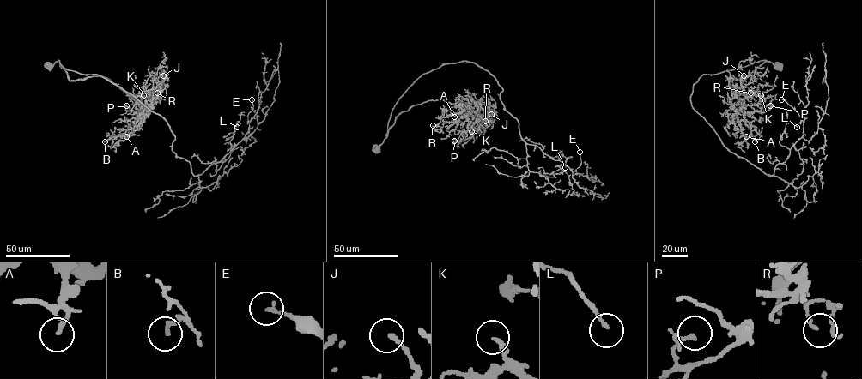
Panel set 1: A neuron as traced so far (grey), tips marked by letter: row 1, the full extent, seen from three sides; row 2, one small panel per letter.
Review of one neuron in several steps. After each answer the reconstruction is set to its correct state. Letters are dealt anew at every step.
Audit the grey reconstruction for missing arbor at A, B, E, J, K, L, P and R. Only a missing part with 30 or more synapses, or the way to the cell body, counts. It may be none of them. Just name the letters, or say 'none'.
none

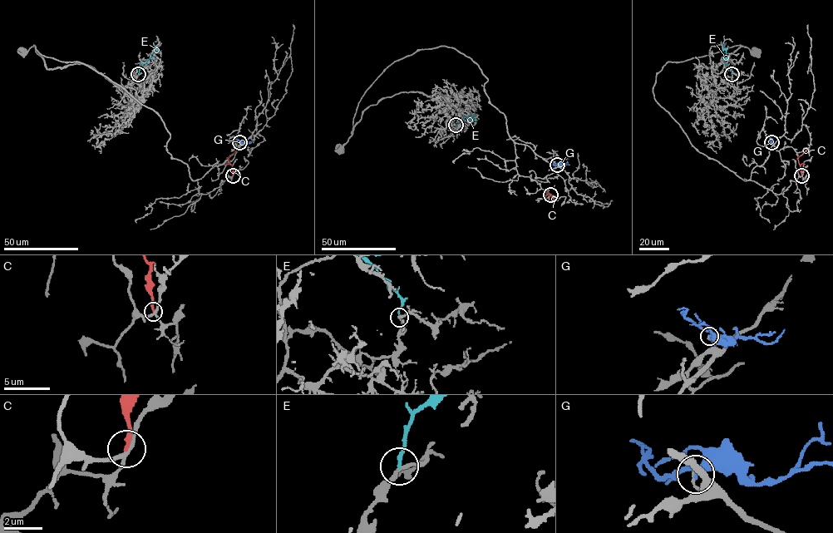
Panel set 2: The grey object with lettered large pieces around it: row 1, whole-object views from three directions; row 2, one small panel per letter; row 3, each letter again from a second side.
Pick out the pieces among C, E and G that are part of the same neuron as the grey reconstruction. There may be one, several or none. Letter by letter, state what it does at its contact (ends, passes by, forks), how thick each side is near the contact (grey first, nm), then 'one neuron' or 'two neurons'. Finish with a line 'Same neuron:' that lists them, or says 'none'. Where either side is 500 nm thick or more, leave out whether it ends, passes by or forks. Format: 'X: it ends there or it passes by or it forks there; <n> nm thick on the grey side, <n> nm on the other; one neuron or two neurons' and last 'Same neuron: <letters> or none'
C: it ends there; 180 nm thick on the grey side, 200 nm on the other; two neurons
E: it ends there; 170 nm thick on the grey side, 160 nm on the other; two neurons
G: it passes by; 150 nm thick on the grey side, 320 nm on the other; two neurons
Same neuron: none

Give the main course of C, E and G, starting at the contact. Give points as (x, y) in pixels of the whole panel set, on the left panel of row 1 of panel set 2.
C: (233, 175), (229, 157), (241, 148)
E: (138, 74), (141, 65), (151, 56), (154, 50), (160, 52)
G: (239, 142), (252, 140)

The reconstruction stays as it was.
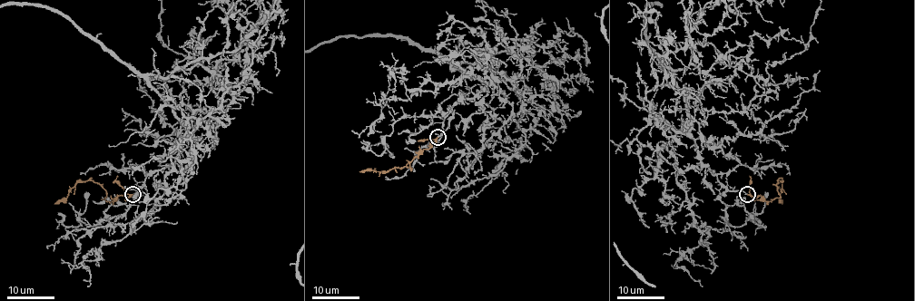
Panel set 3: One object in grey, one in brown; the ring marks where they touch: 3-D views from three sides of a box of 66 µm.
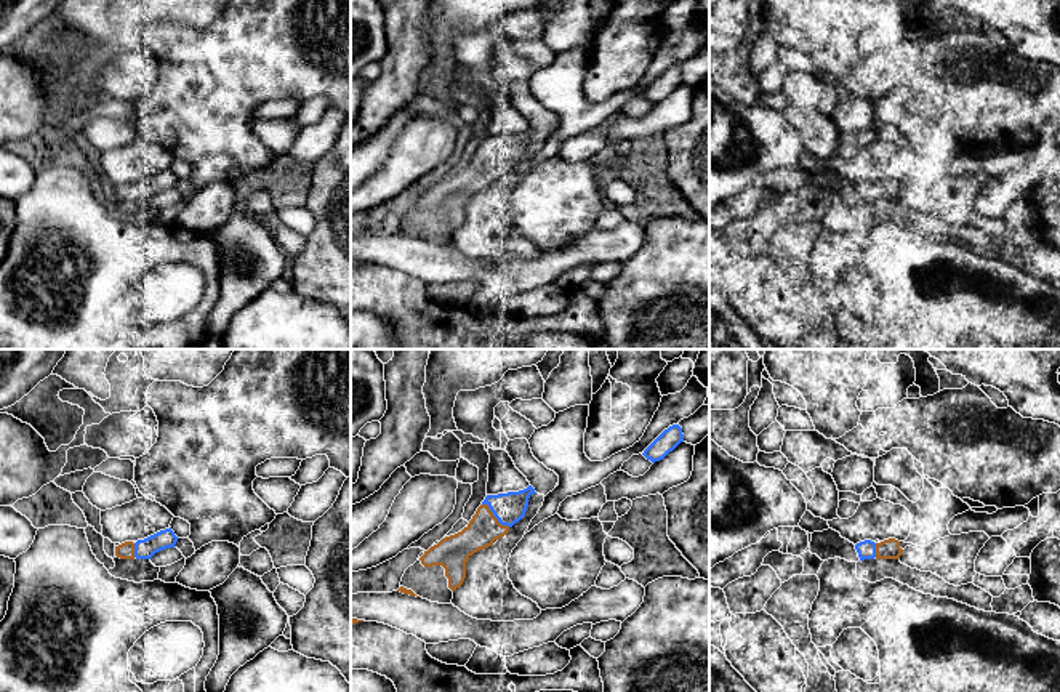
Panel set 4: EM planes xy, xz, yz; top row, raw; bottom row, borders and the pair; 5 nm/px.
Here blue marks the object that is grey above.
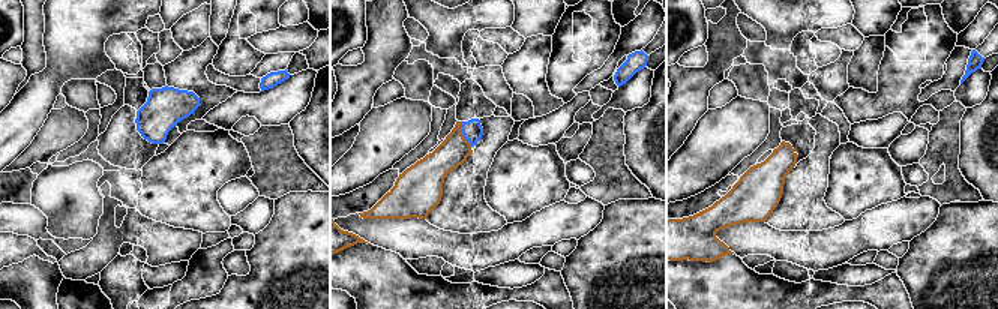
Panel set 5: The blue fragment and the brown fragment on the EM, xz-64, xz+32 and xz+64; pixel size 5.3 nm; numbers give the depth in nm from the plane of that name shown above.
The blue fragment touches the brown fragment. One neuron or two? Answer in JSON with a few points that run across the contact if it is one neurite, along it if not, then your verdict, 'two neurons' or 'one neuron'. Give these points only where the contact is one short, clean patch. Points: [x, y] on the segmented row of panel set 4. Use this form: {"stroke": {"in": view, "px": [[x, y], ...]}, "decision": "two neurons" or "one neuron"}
{"decision": "one neuron"}

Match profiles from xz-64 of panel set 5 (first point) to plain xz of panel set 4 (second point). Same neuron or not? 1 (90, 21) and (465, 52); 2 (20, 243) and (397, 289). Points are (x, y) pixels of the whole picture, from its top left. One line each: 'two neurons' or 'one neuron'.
1: two neurons
2: one neuron

